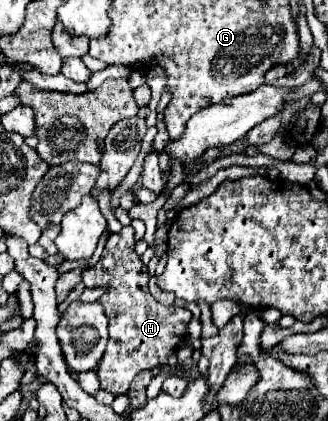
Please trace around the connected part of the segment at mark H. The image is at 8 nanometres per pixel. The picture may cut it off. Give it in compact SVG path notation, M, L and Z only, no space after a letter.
M125 226L121 232L109 236L101 260L83 272L83 284L87 288L109 284L109 292L99 298L105 308L105 316L109 318L109 342L99 362L97 376L101 380L101 388L115 396L125 394L139 372L151 370L157 364L165 364L169 354L185 340L187 324L191 320L189 310L181 306L163 306L153 300L147 288L147 268L133 248L133 228Z

